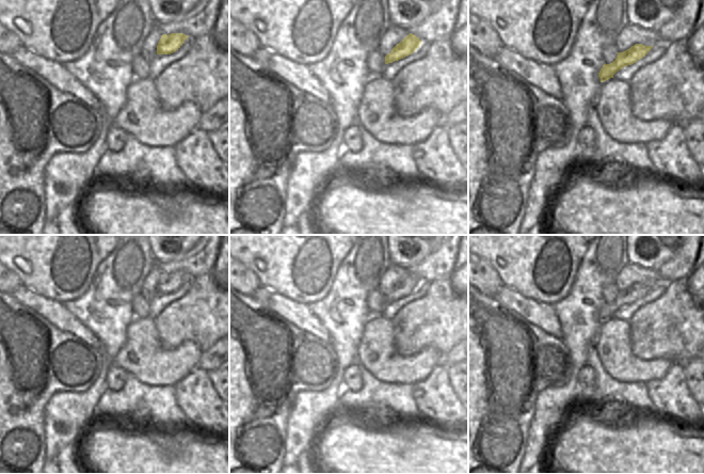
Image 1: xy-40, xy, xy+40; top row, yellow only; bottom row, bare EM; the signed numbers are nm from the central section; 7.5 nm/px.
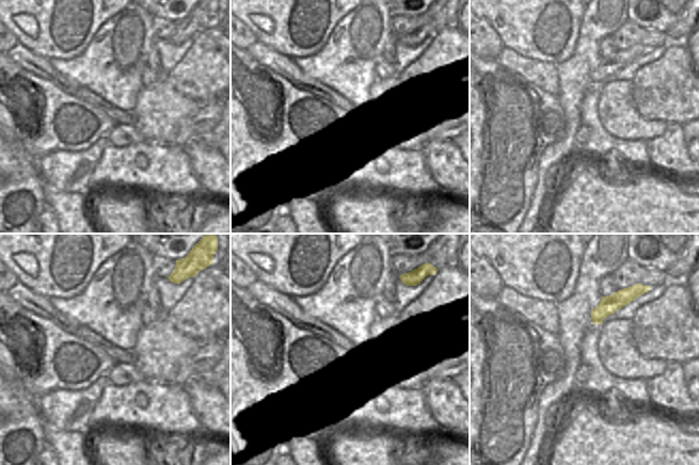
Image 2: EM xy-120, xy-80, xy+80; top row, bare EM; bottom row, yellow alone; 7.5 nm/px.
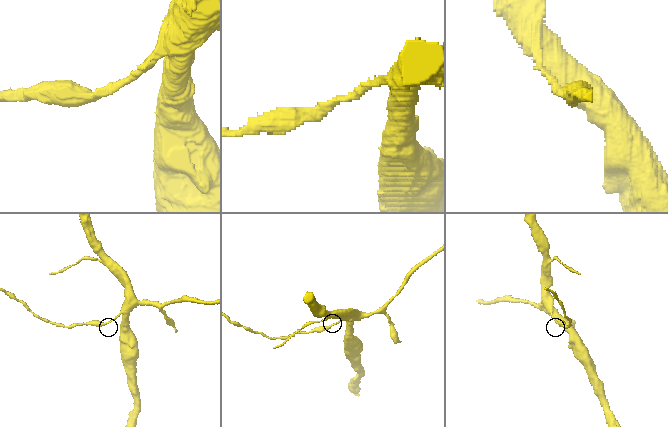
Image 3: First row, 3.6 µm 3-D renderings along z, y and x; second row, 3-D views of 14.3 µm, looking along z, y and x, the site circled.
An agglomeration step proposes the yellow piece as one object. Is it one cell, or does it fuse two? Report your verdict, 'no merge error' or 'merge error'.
merge error

